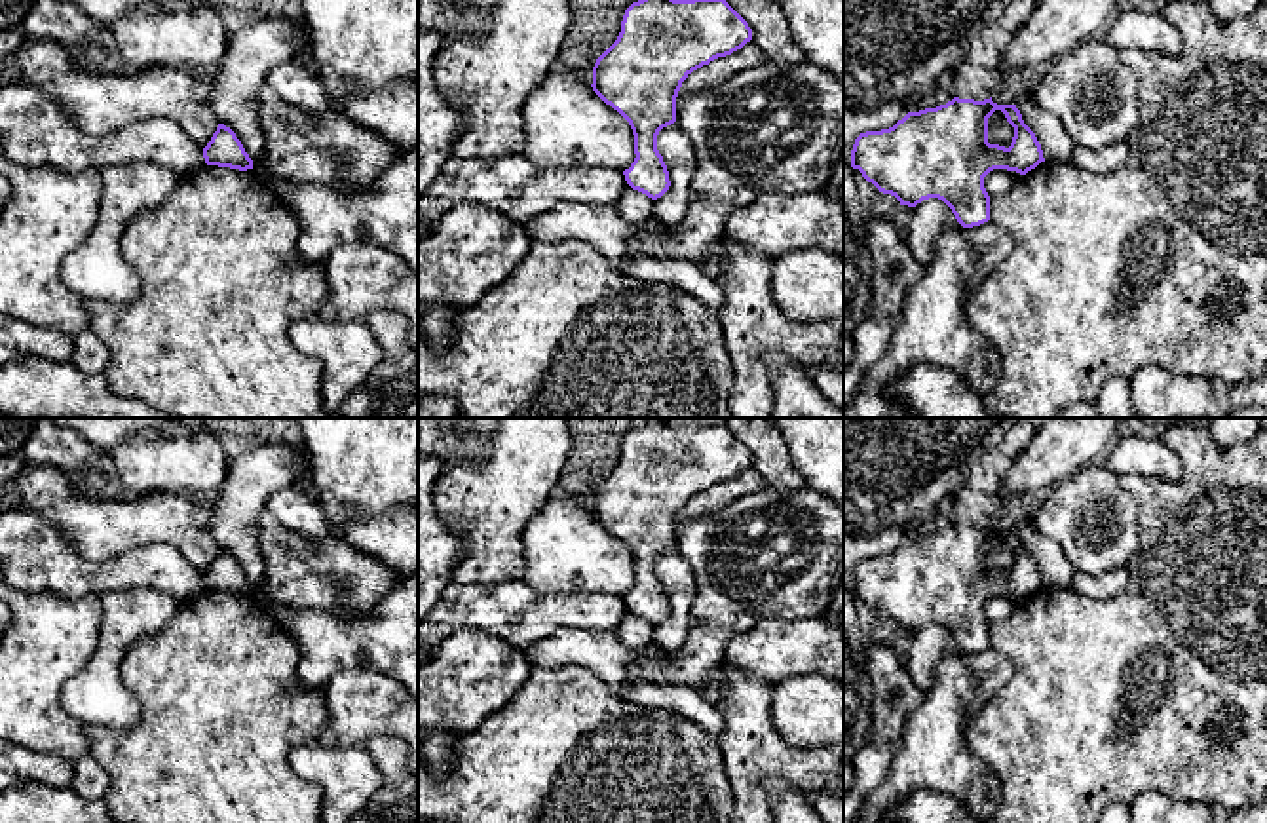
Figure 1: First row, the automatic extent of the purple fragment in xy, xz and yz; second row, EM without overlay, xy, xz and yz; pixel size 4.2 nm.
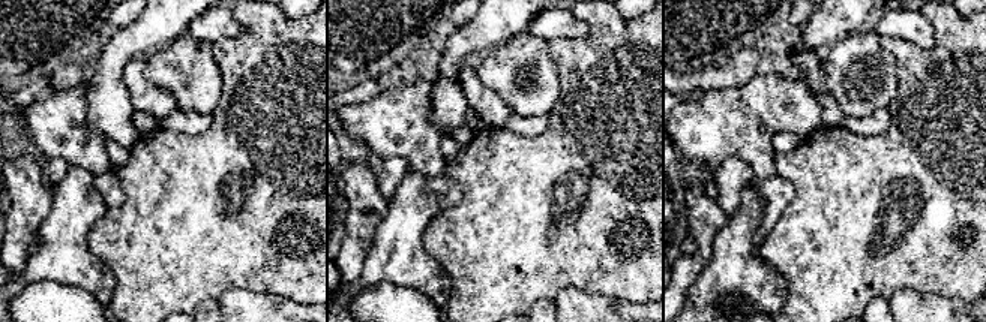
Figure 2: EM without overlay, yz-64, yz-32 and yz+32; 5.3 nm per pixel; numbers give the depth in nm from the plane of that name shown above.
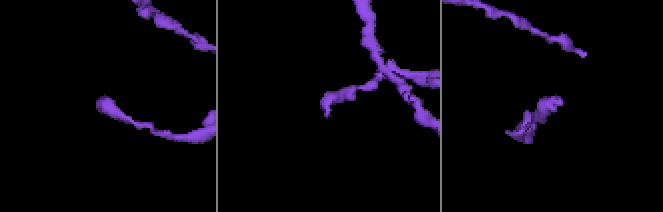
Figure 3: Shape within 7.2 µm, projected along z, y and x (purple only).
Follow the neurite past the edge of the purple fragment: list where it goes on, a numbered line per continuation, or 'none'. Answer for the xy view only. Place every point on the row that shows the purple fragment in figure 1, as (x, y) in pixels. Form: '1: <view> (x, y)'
none

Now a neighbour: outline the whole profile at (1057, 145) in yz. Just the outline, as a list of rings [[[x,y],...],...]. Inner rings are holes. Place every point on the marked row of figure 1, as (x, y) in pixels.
[[[1028,89],[1018,95],[1014,105],[1020,110],[1024,124],[1035,133],[1045,162],[1069,162],[1077,144],[1062,122],[1041,108]]]

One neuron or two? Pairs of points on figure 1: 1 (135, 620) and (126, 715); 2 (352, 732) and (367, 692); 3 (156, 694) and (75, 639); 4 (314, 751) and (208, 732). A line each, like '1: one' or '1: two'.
1: one
2: one
3: two
4: two

